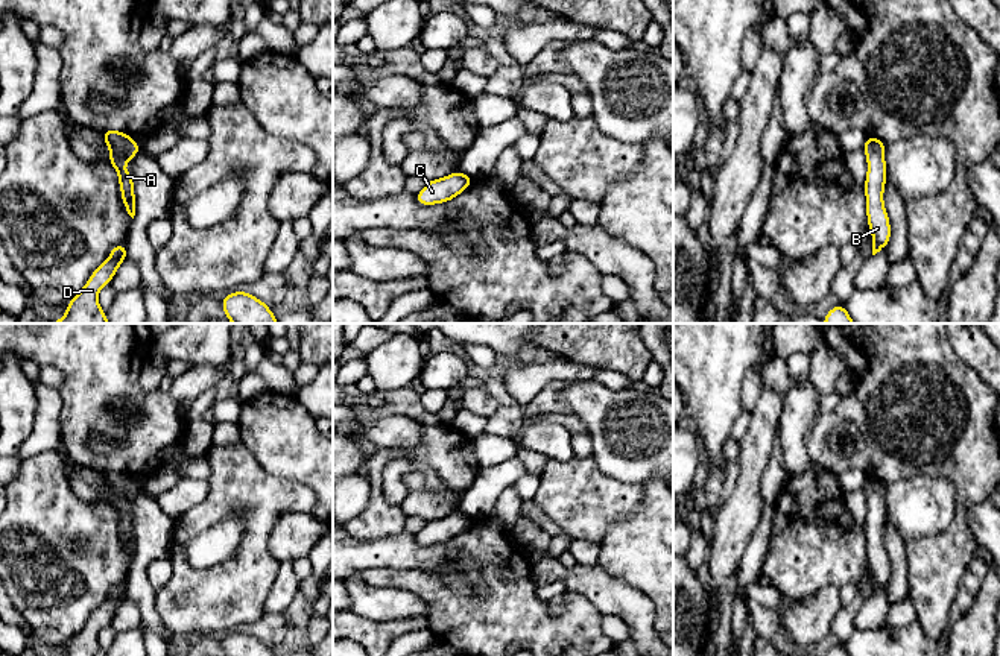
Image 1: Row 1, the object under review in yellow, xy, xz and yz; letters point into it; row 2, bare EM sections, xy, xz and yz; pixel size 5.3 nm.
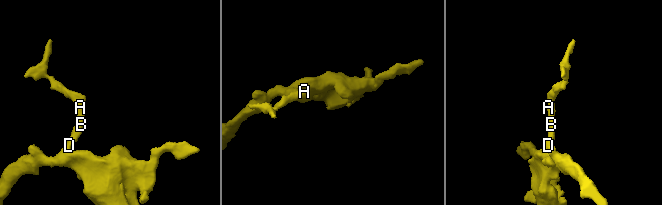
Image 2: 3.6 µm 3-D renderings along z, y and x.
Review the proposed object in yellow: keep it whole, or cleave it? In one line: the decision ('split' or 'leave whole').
leave whole

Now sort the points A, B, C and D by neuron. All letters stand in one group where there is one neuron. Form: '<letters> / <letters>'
A B C D

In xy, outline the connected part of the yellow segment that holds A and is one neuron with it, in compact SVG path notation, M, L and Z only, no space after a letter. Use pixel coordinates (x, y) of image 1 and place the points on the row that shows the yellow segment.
M105 129L102 131L105 144L111 152L109 164L116 169L119 176L120 193L123 199L123 208L134 219L135 216L135 193L134 178L123 169L125 162L129 162L140 150L140 144L131 138L129 134Z

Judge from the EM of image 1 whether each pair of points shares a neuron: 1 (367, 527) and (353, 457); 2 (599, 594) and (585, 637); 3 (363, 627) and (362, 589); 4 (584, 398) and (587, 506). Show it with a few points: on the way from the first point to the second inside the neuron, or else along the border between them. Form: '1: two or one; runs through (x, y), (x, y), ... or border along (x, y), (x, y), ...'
1: two; border along (367, 457), (360, 473)
2: two; border along (567, 591), (581, 594), (602, 615)
3: two; border along (350, 609), (365, 618), (398, 620)
4: two; border along (594, 454), (594, 462), (605, 476), (622, 480)

